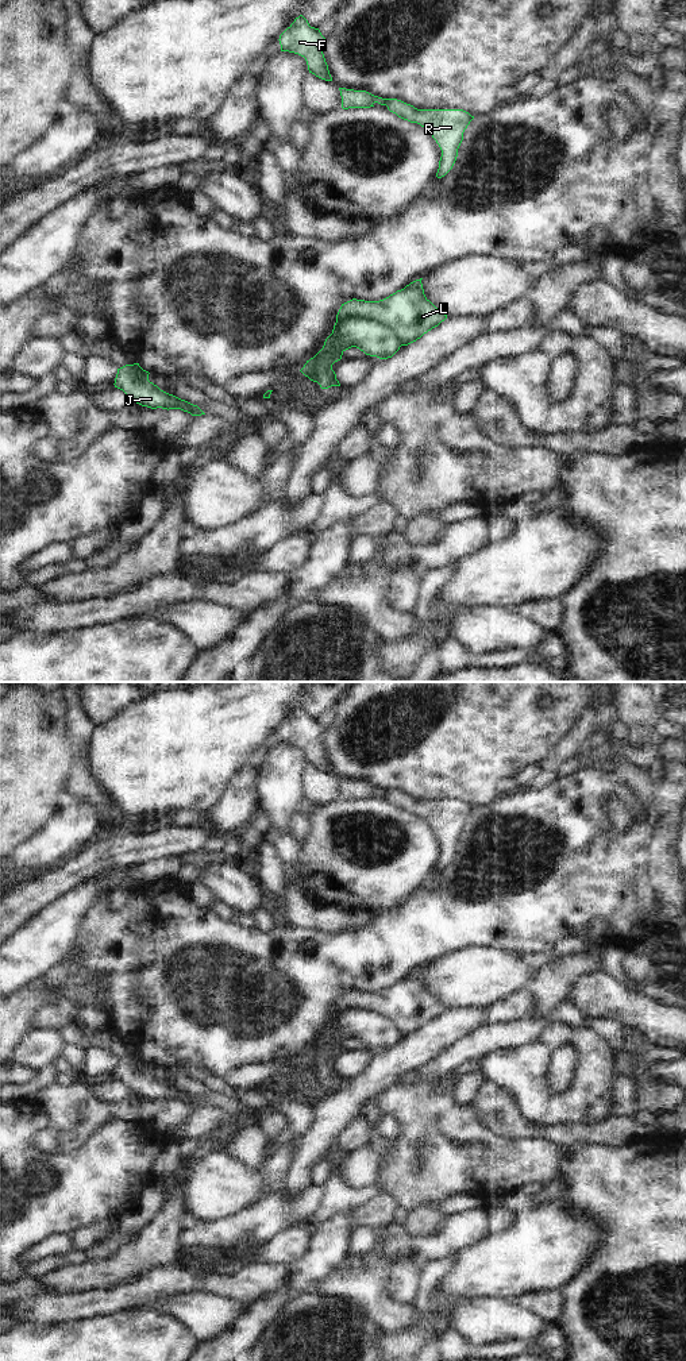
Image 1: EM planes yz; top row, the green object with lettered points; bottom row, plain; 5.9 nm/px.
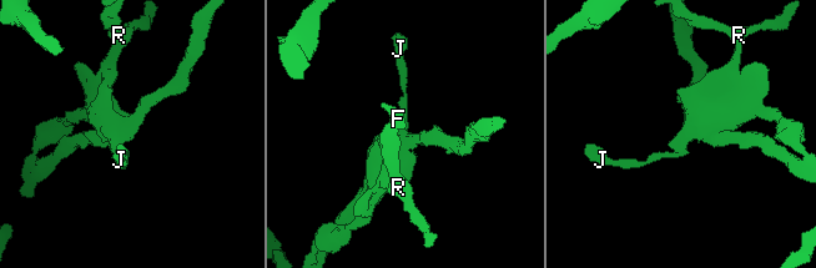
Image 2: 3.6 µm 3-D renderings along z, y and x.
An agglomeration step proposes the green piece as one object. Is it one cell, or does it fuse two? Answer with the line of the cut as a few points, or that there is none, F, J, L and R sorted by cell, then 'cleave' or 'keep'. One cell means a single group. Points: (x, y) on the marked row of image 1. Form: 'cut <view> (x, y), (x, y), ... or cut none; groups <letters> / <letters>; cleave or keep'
cut yz (403, 344), (377, 323), (347, 319), (328, 354); groups F L R / J; cleave

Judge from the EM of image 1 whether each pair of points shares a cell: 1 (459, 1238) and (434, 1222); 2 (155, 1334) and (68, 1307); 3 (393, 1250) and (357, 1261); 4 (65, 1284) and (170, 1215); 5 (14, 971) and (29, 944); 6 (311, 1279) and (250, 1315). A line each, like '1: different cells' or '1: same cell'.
1: different cells
2: different cells
3: same cell
4: same cell
5: same cell
6: same cell

